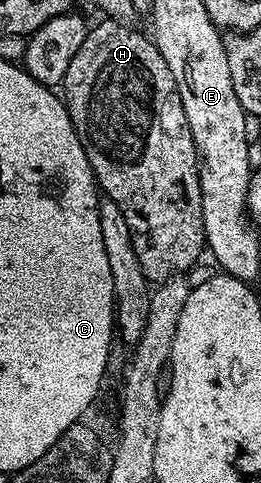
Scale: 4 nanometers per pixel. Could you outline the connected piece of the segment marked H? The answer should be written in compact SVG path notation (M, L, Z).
M105 17L104 22L89 29L86 40L82 40L82 48L74 52L74 60L70 60L70 68L66 68L66 76L62 83L62 101L68 107L68 115L76 129L78 140L85 150L88 167L92 170L92 177L95 178L97 187L102 191L103 197L122 212L126 224L130 228L132 247L138 256L138 264L142 268L144 277L149 280L163 280L171 278L177 272L184 272L187 266L192 266L199 256L200 250L205 249L204 225L200 222L200 185L196 178L196 165L192 159L191 138L188 135L187 127L184 125L184 113L180 98L176 95L176 84L172 81L172 73L166 64L164 57L158 52L155 41L147 33L139 34L138 31L124 20Z

